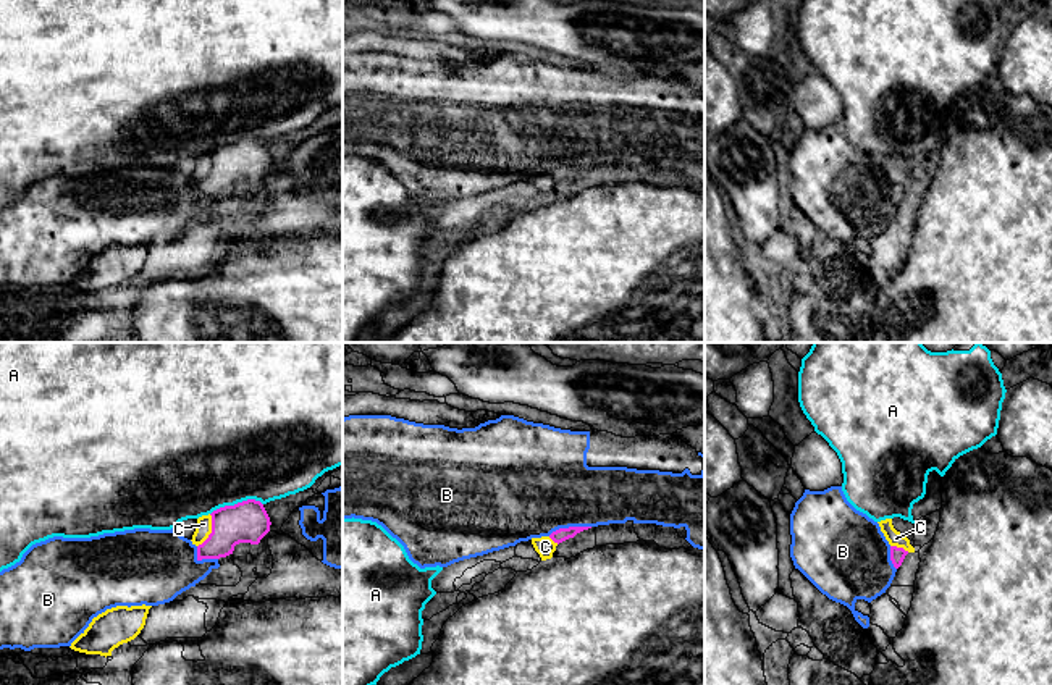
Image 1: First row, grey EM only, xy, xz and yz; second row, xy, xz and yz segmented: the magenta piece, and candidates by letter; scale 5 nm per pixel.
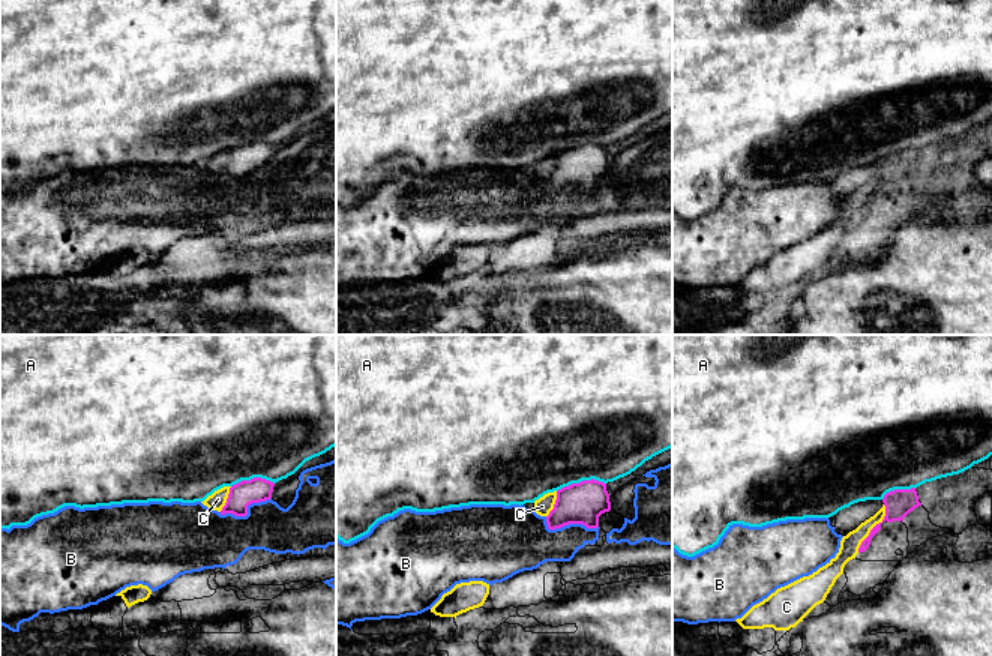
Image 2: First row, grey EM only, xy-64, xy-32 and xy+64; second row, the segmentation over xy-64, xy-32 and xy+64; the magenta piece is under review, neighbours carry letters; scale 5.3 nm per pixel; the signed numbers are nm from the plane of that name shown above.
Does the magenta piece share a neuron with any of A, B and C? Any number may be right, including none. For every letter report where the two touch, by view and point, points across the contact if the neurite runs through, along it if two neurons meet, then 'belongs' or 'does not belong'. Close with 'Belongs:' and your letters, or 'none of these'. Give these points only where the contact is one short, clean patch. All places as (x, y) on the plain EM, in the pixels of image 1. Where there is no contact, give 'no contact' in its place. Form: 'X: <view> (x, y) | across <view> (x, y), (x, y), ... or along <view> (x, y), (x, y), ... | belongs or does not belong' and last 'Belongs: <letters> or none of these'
A: xy (238, 141) | does not belong
B: xz (569, 165) | does not belong
C: xy (212, 168) | belongs
Belongs: C

